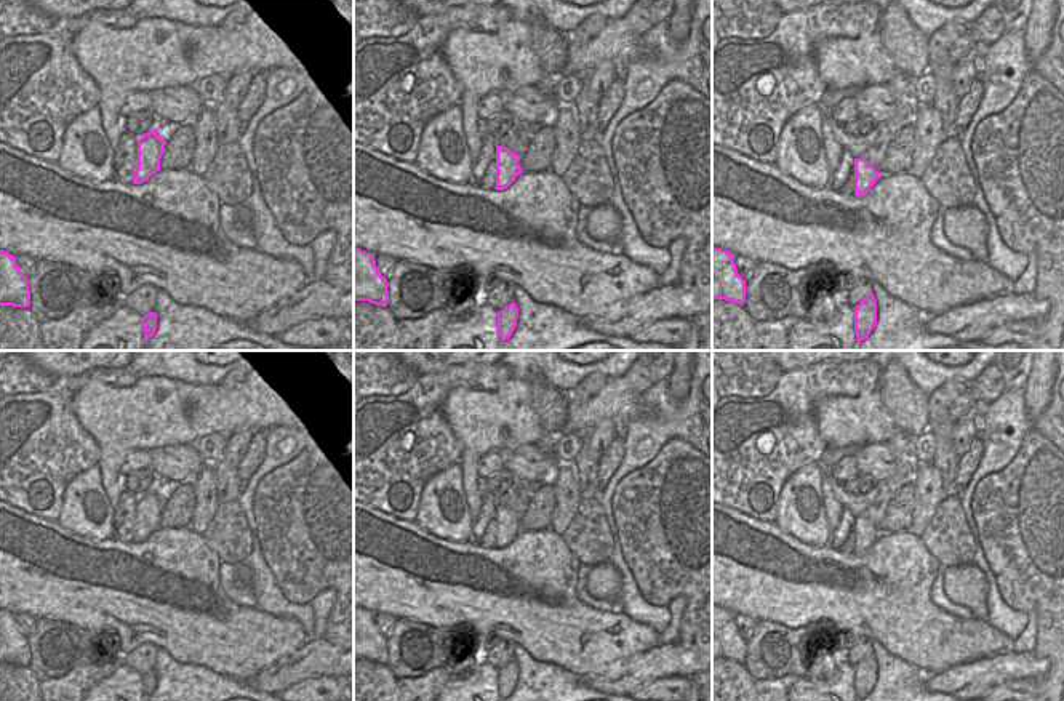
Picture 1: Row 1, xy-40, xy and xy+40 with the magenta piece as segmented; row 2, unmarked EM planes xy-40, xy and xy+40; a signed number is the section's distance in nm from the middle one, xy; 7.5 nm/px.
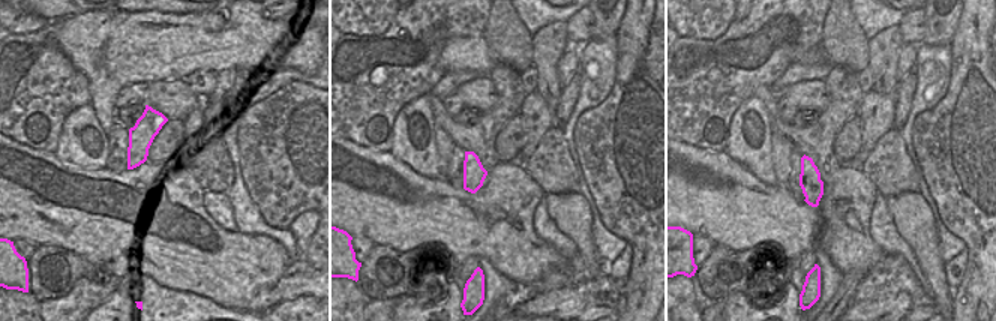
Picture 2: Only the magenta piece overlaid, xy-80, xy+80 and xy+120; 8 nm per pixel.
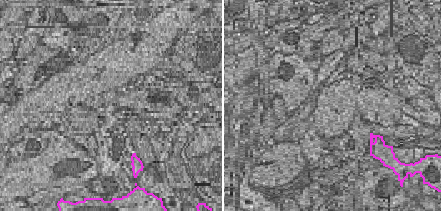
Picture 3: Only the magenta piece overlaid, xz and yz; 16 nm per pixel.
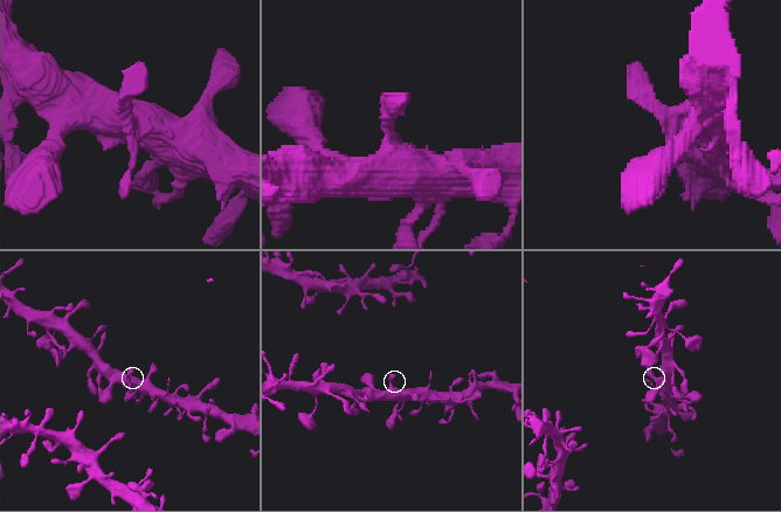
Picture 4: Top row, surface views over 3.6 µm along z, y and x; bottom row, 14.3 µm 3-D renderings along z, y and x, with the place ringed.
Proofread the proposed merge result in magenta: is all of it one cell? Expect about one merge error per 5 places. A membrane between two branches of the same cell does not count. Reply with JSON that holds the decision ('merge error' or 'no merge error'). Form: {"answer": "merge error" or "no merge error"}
{"answer": "no merge error"}

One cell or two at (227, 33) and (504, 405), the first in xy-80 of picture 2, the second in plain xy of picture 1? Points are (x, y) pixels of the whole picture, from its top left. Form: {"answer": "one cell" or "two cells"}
{"answer": "one cell"}

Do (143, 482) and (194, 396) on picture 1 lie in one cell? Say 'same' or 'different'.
different

